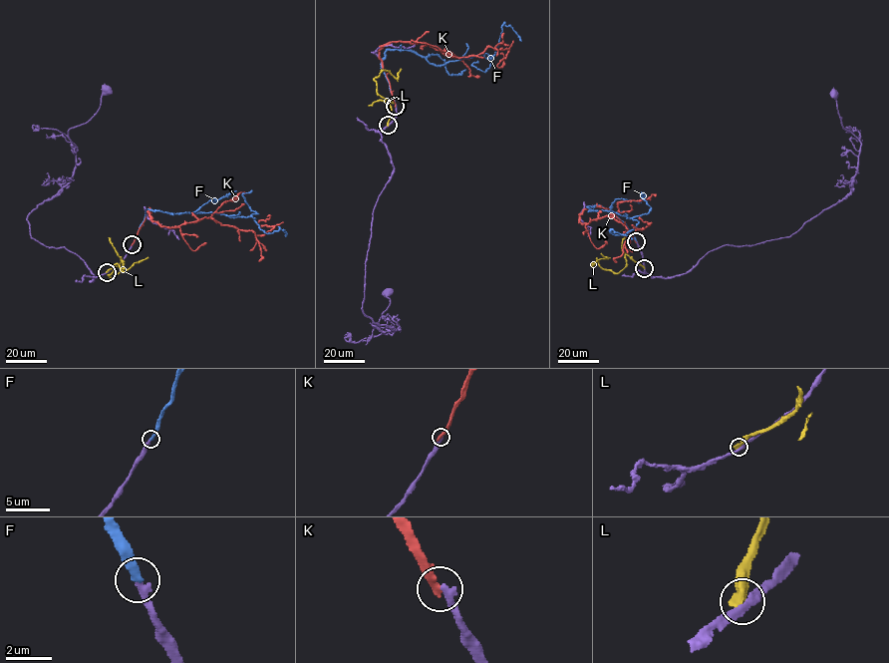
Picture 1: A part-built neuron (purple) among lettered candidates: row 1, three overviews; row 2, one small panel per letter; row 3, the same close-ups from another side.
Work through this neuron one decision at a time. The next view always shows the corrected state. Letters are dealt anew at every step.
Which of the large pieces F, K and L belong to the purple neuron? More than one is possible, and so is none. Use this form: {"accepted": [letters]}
{"accepted": ["F"]}

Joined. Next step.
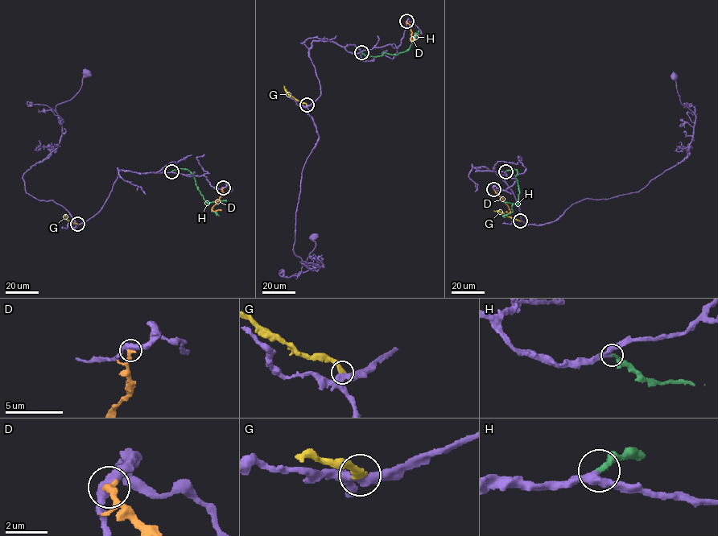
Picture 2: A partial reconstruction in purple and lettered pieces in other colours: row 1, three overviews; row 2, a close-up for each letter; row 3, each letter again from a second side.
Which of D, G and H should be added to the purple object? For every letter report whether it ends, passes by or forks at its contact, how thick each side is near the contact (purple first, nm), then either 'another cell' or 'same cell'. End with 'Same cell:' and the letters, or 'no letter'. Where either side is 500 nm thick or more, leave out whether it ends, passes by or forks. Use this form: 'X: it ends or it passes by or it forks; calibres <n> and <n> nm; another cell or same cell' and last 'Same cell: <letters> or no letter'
D: it ends; calibres 480 and 320 nm; another cell
G: it ends; calibres 400 and 360 nm; another cell
H: it ends; calibres 320 and 280 nm; same cell
Same cell: H

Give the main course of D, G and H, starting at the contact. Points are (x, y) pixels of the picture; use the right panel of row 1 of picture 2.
D: (493, 189), (509, 208), (510, 212), (506, 212)
G: (520, 220), (493, 210)
H: (506, 171), (517, 170), (519, 193), (517, 204), (513, 204), (512, 212), (504, 216), (505, 217)

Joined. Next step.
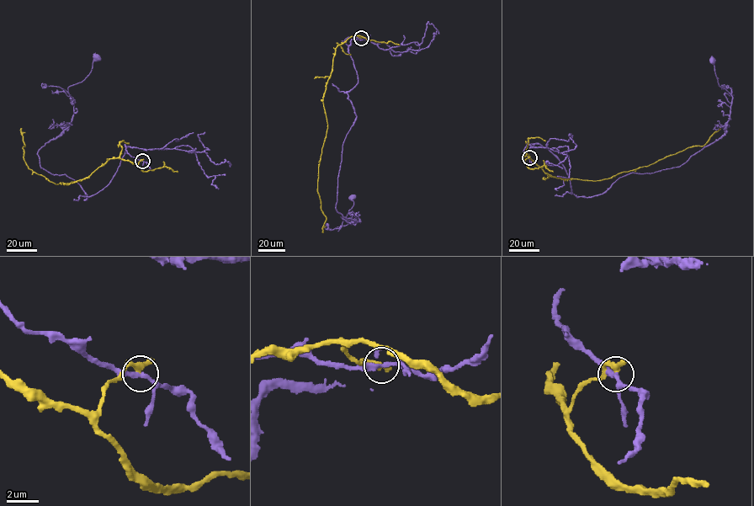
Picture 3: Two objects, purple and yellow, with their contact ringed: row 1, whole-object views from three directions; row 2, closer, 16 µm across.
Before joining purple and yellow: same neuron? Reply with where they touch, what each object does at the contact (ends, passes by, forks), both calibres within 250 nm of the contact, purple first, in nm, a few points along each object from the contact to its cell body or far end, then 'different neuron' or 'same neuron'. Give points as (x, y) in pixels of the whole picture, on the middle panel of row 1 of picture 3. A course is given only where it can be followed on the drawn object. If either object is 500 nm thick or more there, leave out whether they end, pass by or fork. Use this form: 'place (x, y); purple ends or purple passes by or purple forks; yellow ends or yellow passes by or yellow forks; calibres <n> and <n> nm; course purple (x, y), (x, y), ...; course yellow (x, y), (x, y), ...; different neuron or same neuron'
place (361, 38); purple passes by; yellow passes by; calibres 280 and 280 nm; course purple (361, 37), (344, 40), (358, 77), (347, 93), (356, 116), (335, 208), (359, 220), (349, 224), (352, 197); course yellow (361, 38), (352, 36), (337, 47), (323, 97), (327, 128), (317, 189), (326, 218), (323, 232); different neuron

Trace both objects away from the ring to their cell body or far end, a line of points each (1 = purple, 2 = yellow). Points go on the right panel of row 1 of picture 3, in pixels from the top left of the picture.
1: (528, 157), (528, 144), (548, 148), (577, 197), (631, 173), (679, 167), (726, 130), (732, 98), (712, 61)
2: (529, 157), (523, 159), (527, 154), (552, 176), (602, 180), (648, 166), (692, 146), (703, 146), (720, 128)

